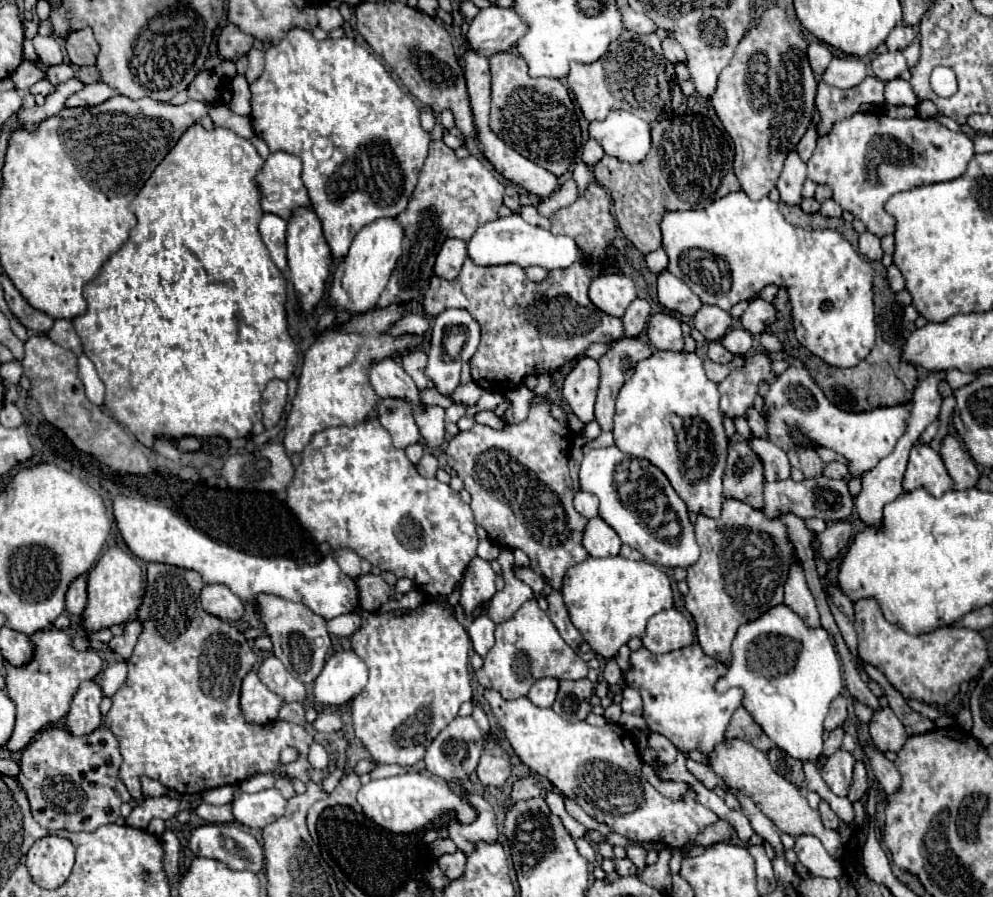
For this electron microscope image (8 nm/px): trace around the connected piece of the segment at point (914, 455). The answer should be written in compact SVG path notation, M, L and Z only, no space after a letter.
M916 443L912 447L908 469L904 473L904 489L914 491L918 487L928 489L936 497L954 487L942 455L924 443Z

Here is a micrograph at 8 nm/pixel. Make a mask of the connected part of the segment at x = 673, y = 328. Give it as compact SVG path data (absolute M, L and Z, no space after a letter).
M654 313L648 321L646 333L654 349L660 349L660 351L682 351L684 349L680 321L668 313Z

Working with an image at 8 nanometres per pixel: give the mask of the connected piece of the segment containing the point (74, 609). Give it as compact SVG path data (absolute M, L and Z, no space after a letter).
M76 577L70 583L70 589L66 591L66 611L70 611L72 615L82 615L84 607L88 601L88 593L86 593L86 577Z

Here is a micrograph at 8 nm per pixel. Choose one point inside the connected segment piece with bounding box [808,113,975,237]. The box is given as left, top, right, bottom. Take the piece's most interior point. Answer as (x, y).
(862, 159)

